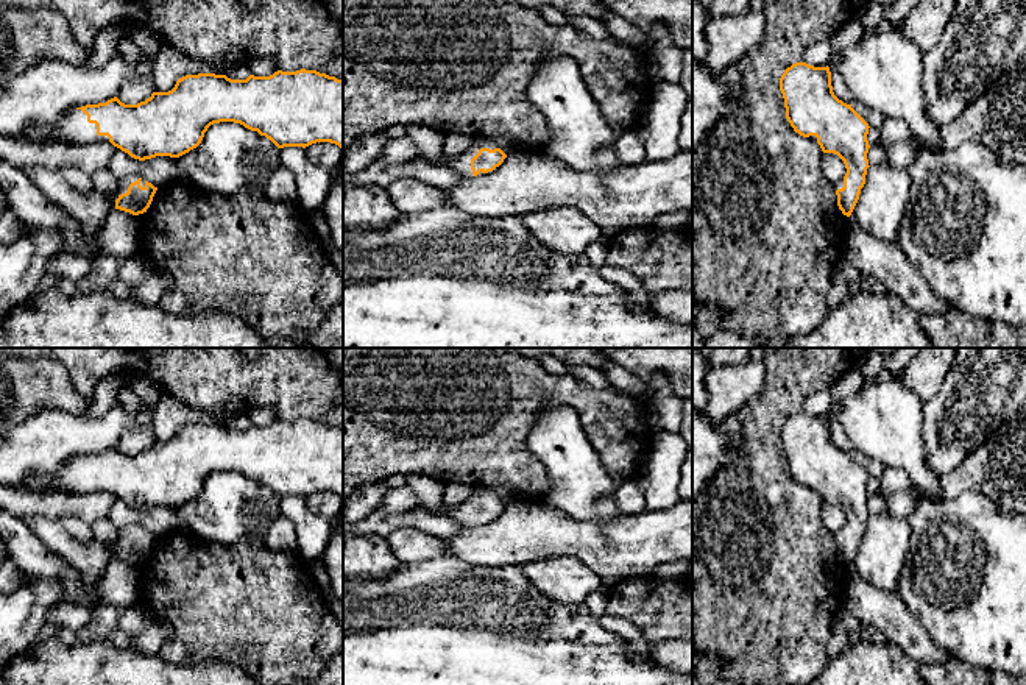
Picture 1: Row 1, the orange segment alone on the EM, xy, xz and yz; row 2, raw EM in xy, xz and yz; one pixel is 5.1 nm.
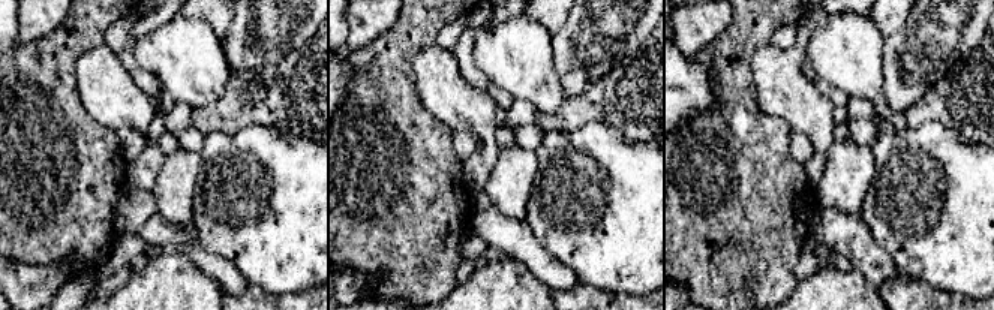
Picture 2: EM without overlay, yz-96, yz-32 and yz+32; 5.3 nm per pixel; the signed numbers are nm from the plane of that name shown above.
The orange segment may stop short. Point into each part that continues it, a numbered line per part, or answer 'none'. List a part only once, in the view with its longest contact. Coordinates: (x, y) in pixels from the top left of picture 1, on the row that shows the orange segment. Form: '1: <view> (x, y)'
1: xy (89, 209)

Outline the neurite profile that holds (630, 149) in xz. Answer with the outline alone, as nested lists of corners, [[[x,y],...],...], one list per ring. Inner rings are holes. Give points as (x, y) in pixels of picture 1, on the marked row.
[[[635,126],[625,131],[616,142],[616,158],[622,167],[646,161],[647,128]]]

